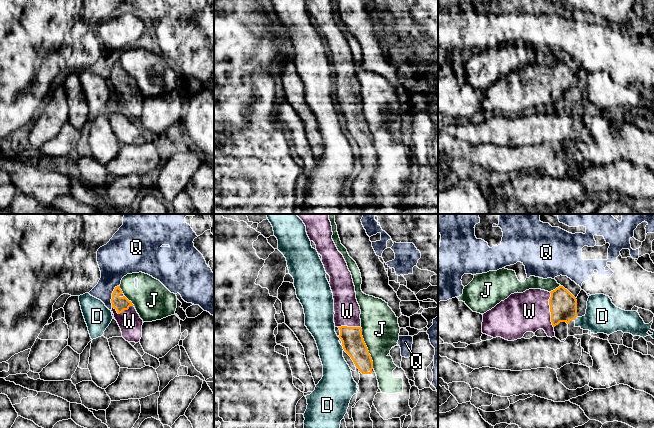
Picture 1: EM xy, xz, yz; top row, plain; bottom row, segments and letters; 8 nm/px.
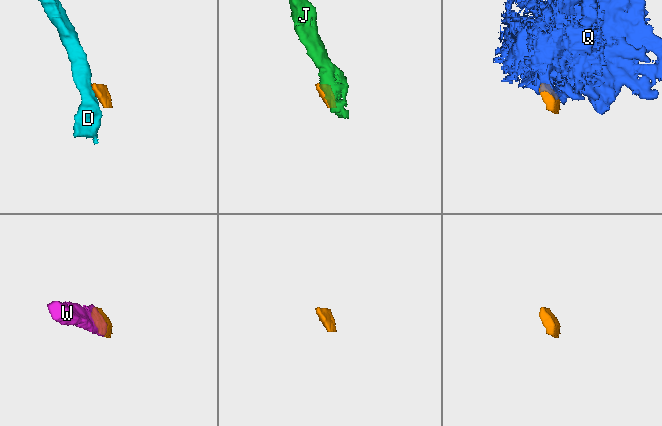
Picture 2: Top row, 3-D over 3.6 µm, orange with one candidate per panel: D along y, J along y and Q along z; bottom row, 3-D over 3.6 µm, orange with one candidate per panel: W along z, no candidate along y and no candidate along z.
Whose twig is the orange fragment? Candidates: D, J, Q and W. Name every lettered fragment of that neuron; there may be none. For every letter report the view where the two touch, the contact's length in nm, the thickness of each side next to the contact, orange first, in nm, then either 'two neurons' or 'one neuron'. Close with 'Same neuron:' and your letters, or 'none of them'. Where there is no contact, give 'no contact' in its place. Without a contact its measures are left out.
D: xz | 50 nm | 180/240 nm | two neurons
J: xz | 360 nm | 180/300 nm | two neurons
Q: xy | 200 nm | 110/240 nm | two neurons
W: yz | 280 nm | 220/320 nm | one neuron
Same neuron: W

